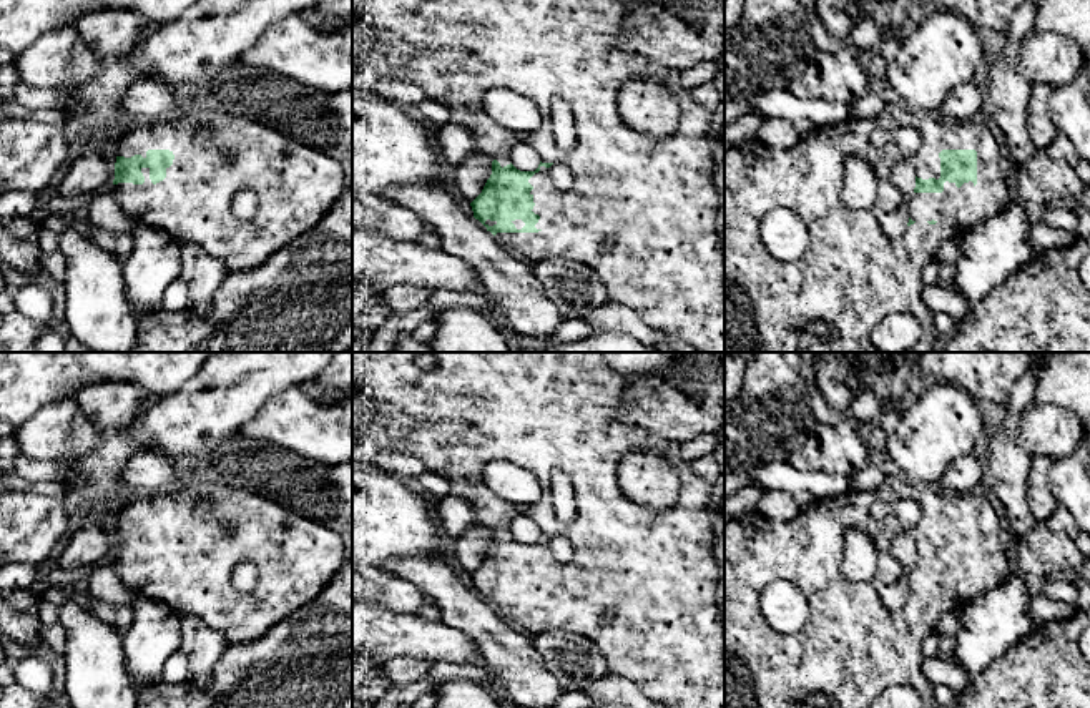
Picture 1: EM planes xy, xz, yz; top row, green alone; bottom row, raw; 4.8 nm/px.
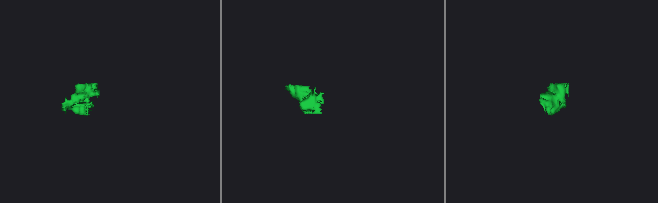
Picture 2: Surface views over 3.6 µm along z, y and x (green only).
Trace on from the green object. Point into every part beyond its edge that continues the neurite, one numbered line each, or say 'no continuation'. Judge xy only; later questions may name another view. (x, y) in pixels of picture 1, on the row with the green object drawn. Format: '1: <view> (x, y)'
1: xy (296, 185)

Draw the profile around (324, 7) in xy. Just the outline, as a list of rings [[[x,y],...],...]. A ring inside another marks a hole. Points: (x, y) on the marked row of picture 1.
[[[321,0],[314,8],[322,17],[346,17],[352,13],[352,0]]]

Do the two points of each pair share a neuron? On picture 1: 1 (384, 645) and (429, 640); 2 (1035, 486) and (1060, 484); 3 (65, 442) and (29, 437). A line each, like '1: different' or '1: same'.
1: same
2: different
3: same

